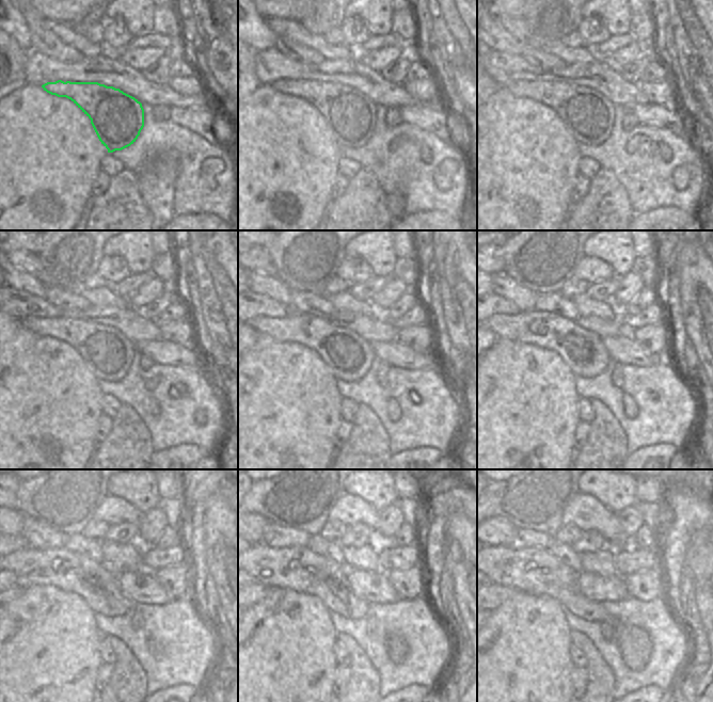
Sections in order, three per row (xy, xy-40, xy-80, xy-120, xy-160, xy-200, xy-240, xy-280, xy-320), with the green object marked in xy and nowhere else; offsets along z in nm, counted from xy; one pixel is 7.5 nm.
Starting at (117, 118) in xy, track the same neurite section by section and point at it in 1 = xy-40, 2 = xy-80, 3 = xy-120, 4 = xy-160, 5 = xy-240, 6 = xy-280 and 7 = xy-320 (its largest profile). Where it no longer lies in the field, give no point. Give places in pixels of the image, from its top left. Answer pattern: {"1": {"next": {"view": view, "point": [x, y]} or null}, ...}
{"1": {"next": {"view": "xy-40", "point": [352, 117]}}, "2": {"next": {"view": "xy-80", "point": [591, 116]}}, "3": {"next": {"view": "xy-120", "point": [111, 354]}}, "4": {"next": {"view": "xy-160", "point": [333, 344]}}, "5": {"next": {"view": "xy-240", "point": [67, 571]}}, "6": {"next": {"view": "xy-280", "point": [298, 569]}}, "7": {"next": {"view": "xy-320", "point": [535, 571]}}}

